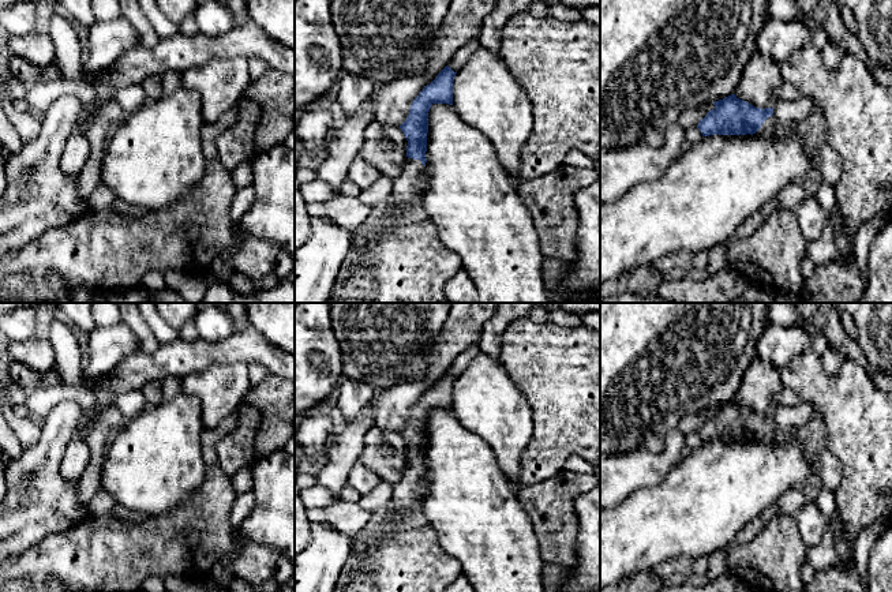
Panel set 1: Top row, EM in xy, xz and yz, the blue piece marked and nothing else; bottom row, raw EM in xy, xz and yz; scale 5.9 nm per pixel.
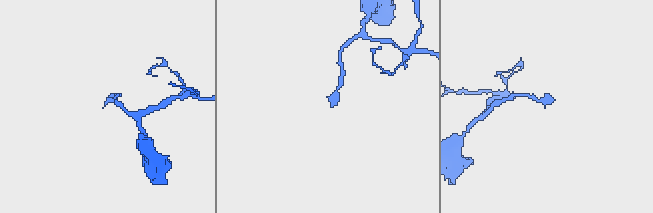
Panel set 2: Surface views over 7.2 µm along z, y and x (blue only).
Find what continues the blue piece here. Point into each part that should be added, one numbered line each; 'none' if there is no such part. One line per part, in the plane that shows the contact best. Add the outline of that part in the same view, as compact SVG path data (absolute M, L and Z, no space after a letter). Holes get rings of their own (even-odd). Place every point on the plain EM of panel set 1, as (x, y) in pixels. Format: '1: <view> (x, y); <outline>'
1: yz (787, 420); M799 402L797 406L779 405L773 411L773 420L762 428L756 439L772 442L784 438L803 430L816 419L818 419L817 408L810 402Z

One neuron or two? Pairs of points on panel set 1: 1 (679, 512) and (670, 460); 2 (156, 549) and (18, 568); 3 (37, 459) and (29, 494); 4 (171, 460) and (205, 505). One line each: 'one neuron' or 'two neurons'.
1: two neurons
2: one neuron
3: one neuron
4: two neurons

